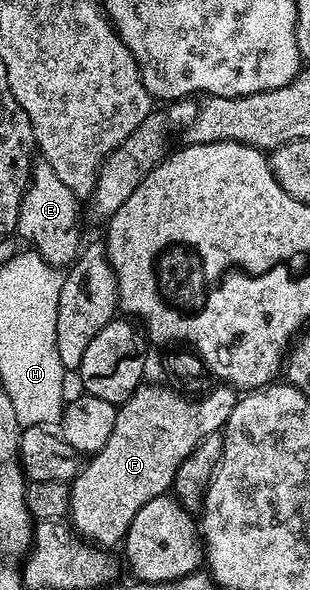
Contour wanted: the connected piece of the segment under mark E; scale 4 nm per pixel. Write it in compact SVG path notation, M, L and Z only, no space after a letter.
M42 159L36 160L31 167L31 179L27 182L27 190L19 208L18 236L28 241L34 252L40 253L50 265L56 267L70 266L79 256L79 233L75 228L79 225L80 198L75 196L49 163Z

